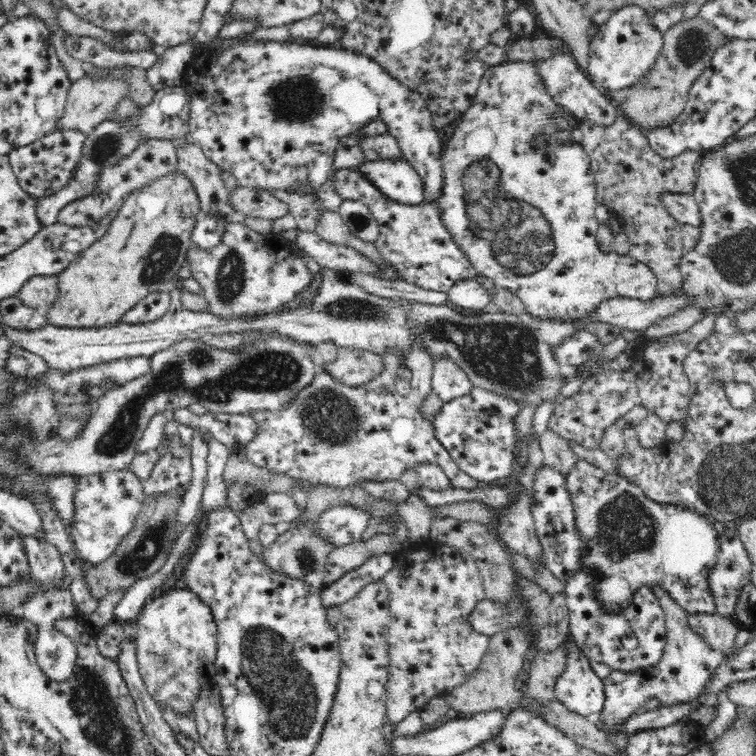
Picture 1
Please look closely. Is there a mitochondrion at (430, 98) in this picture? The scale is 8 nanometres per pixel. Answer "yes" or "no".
no

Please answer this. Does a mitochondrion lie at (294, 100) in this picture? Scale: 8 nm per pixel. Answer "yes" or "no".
yes

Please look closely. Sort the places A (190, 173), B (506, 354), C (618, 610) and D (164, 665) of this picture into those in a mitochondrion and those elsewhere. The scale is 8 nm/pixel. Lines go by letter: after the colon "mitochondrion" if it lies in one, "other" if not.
A: other
B: mitochondrion
C: other
D: mitochondrion

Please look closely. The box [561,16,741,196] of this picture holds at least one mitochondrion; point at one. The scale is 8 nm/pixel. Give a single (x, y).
(691, 45)

